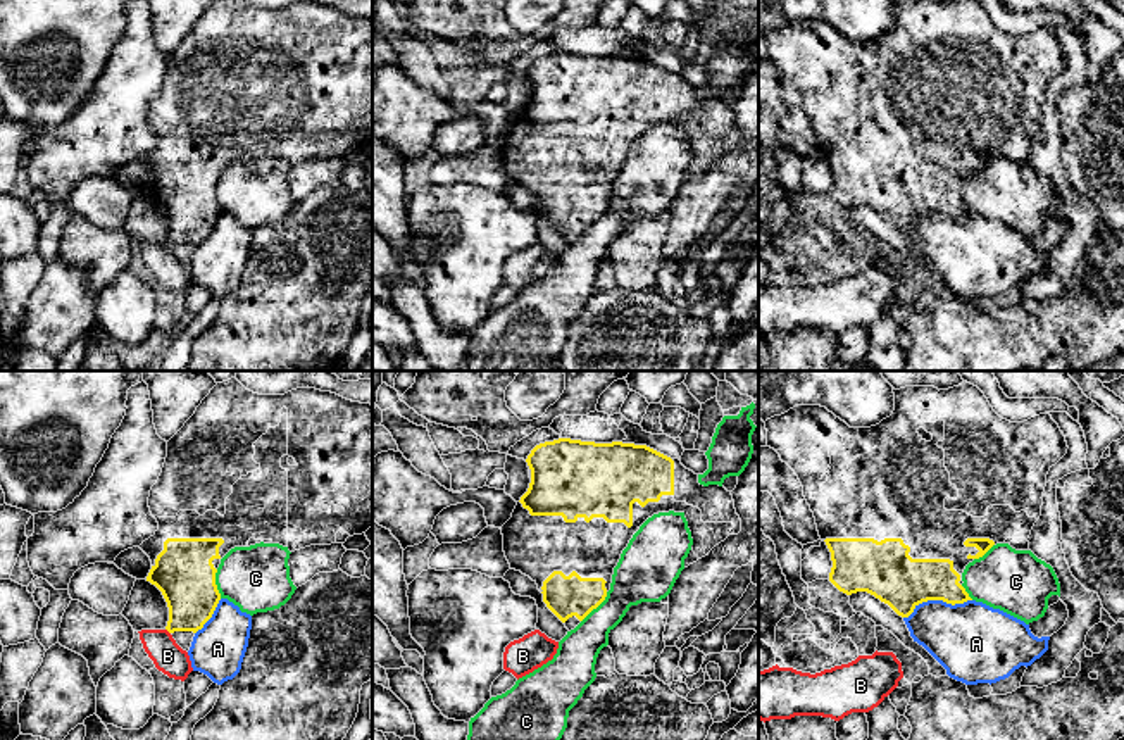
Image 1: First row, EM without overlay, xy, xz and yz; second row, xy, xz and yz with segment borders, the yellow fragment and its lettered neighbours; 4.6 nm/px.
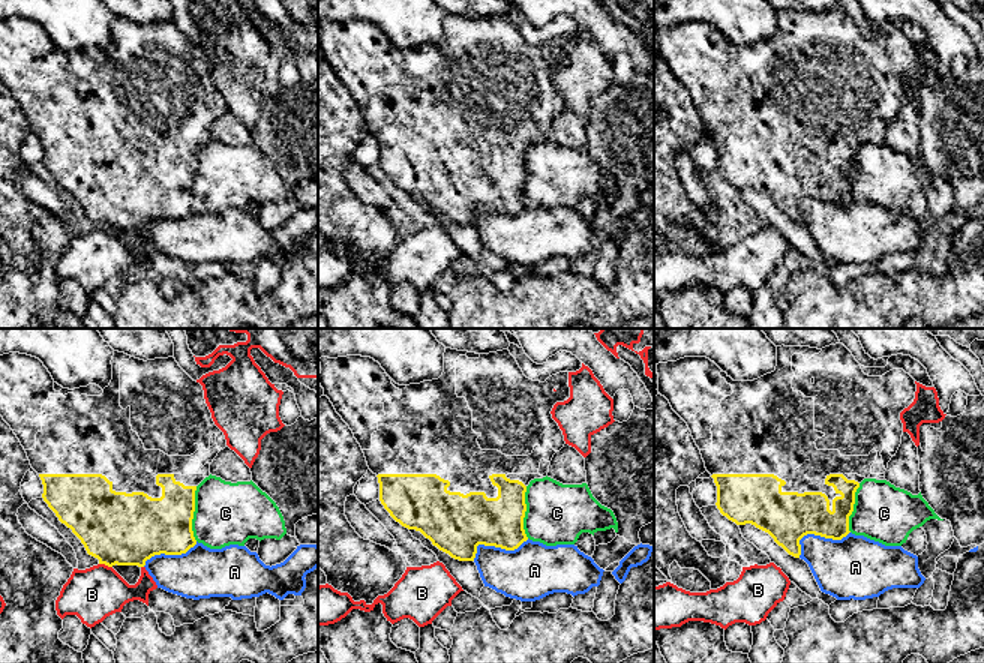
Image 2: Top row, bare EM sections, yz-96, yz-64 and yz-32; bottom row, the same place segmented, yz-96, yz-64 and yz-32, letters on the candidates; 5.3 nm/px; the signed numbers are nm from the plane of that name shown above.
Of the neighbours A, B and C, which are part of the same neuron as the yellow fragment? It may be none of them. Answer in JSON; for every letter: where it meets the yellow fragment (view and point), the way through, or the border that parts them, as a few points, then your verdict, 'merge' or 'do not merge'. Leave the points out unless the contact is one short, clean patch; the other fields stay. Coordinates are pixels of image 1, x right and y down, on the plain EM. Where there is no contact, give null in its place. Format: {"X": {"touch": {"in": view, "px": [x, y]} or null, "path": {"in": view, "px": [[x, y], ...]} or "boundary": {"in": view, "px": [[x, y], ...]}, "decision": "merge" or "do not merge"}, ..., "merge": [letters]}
{"A": {"touch": {"in": "yz", "px": [936, 213]}, "decision": "do not merge"}, "B": {"touch": {"in": "xy", "px": [168, 244]}, "boundary": {"in": "xy", "px": [[166, 242], [169, 247]]}, "decision": "do not merge"}, "C": {"touch": {"in": "xz", "px": [595, 221]}, "decision": "do not merge"}, "merge": []}

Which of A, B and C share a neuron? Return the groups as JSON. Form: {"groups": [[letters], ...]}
{"groups": [["A"], ["B"], ["C"]]}

